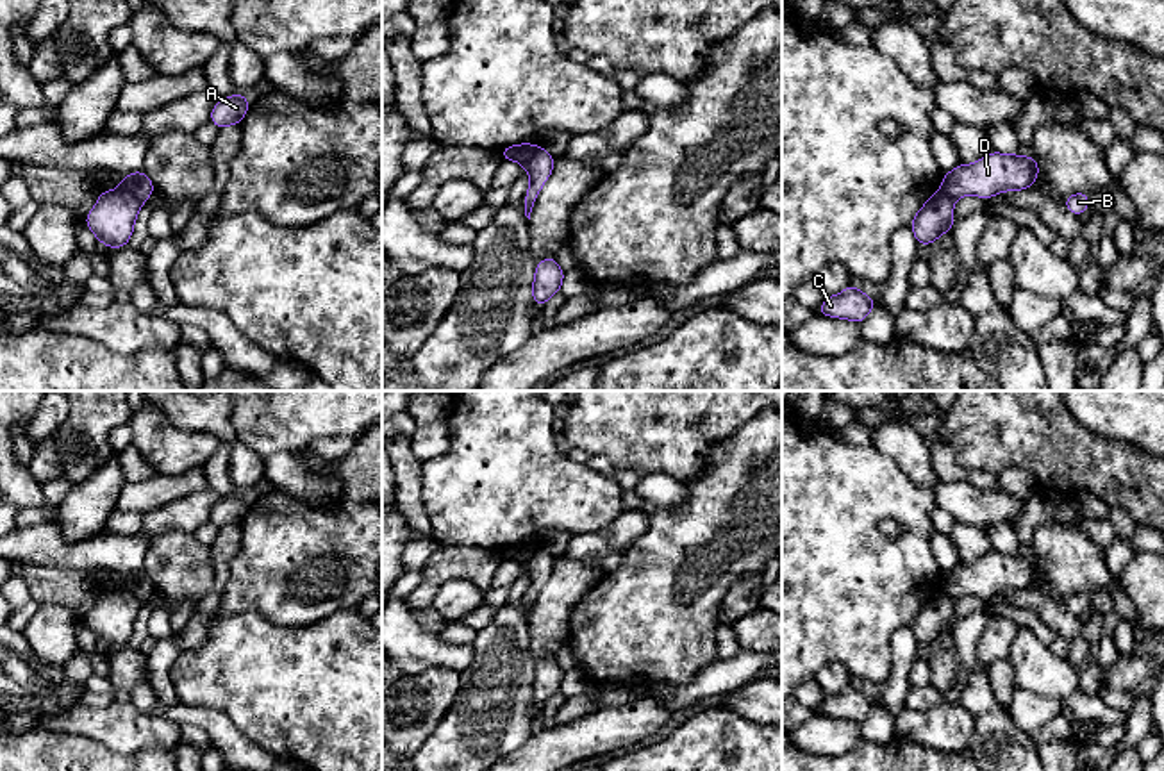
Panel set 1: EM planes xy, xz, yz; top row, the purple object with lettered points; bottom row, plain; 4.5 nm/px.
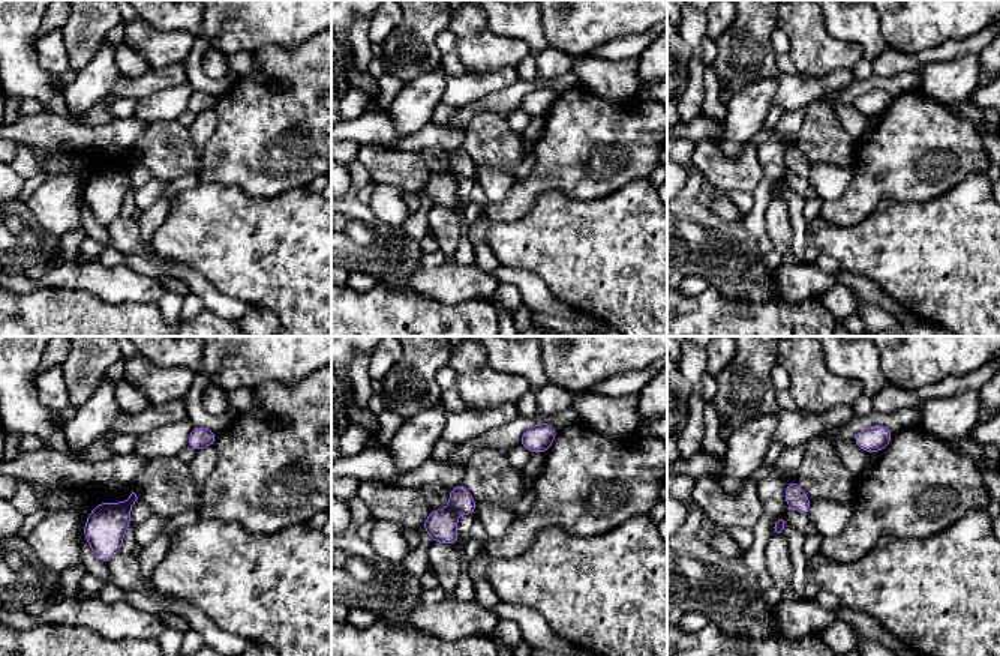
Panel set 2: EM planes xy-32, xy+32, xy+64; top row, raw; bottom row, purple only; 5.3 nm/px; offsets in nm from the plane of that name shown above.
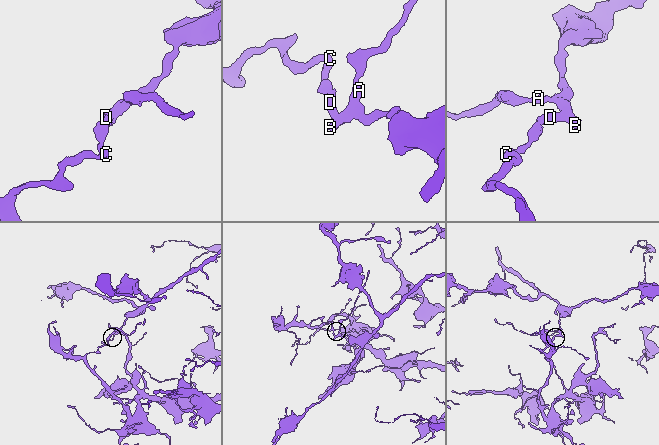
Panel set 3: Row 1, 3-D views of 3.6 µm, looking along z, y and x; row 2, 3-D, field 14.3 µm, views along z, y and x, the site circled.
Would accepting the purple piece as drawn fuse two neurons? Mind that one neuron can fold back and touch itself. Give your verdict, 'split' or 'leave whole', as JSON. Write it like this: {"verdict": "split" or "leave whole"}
{"verdict": "split"}

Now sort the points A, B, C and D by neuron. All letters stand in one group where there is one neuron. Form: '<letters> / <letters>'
A B D / C

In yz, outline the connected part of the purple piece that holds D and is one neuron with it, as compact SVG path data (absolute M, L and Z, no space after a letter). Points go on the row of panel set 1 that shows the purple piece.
M989 152L975 164L959 164L943 175L941 191L957 200L975 195L984 200L993 198L1000 191L1028 189L1039 177L1037 159L1019 153Z

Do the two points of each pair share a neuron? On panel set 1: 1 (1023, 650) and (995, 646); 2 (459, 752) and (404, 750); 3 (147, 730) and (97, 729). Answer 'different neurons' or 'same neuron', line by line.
1: different neurons
2: different neurons
3: same neuron

